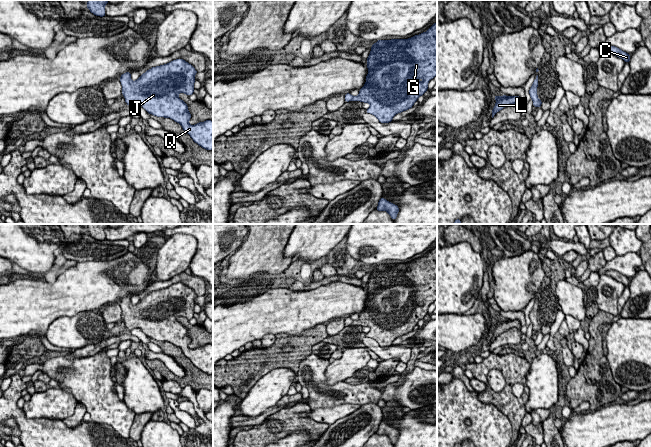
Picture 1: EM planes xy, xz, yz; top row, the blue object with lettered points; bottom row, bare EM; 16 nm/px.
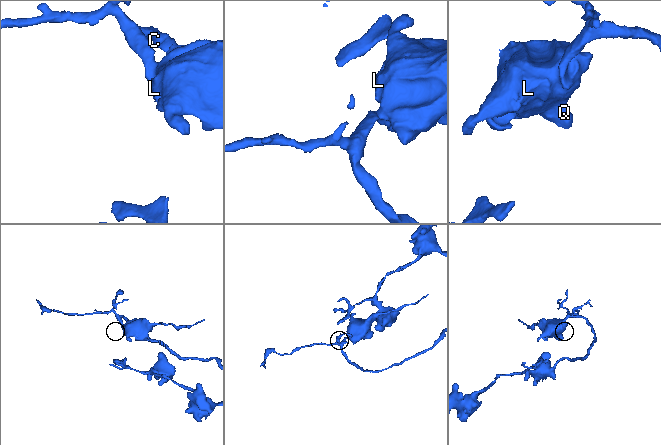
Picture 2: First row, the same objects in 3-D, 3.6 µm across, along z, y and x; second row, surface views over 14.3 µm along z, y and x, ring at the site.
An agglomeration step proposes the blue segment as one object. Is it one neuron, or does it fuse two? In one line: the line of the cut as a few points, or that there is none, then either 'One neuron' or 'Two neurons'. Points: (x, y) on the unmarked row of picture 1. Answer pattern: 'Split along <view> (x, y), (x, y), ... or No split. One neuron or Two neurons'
No split. One neuron

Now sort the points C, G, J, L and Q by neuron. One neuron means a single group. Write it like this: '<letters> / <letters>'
C G J L Q

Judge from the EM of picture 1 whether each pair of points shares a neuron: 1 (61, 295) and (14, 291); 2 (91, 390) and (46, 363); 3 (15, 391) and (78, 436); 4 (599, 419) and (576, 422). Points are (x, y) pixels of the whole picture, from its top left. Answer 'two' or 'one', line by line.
1: one
2: one
3: one
4: one

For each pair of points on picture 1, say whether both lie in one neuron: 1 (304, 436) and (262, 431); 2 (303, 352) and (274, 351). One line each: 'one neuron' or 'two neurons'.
1: two neurons
2: one neuron

